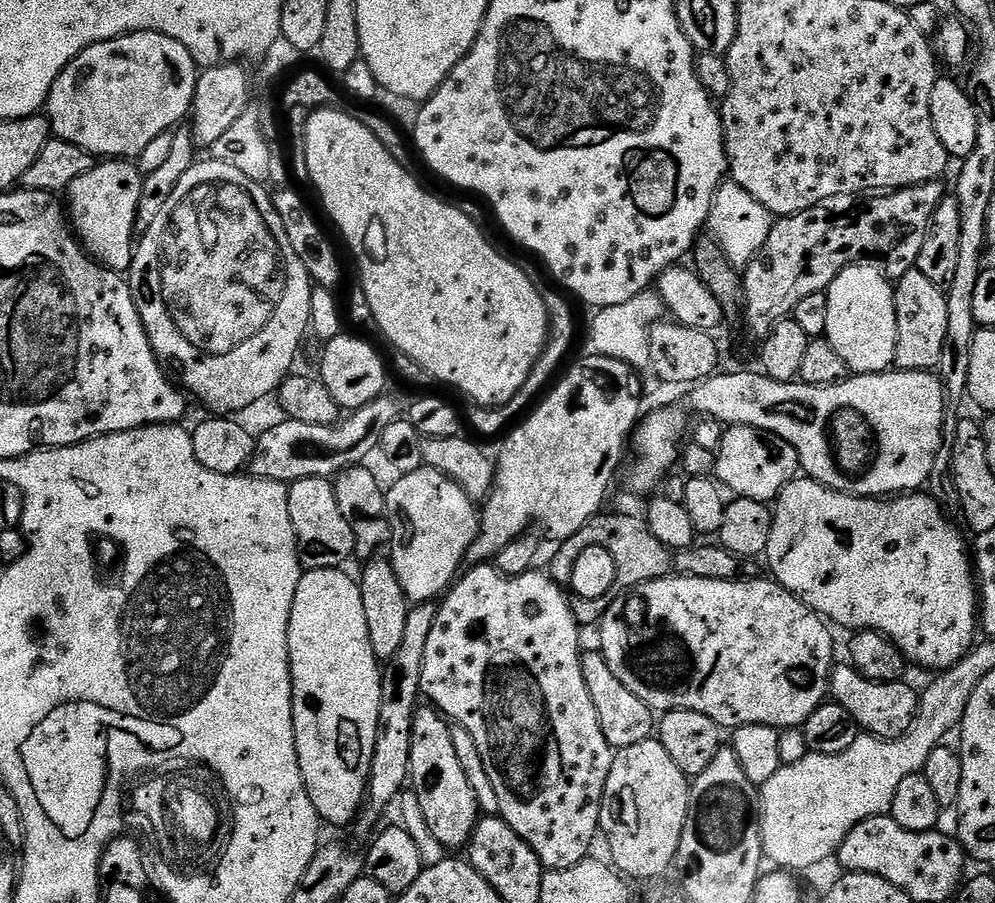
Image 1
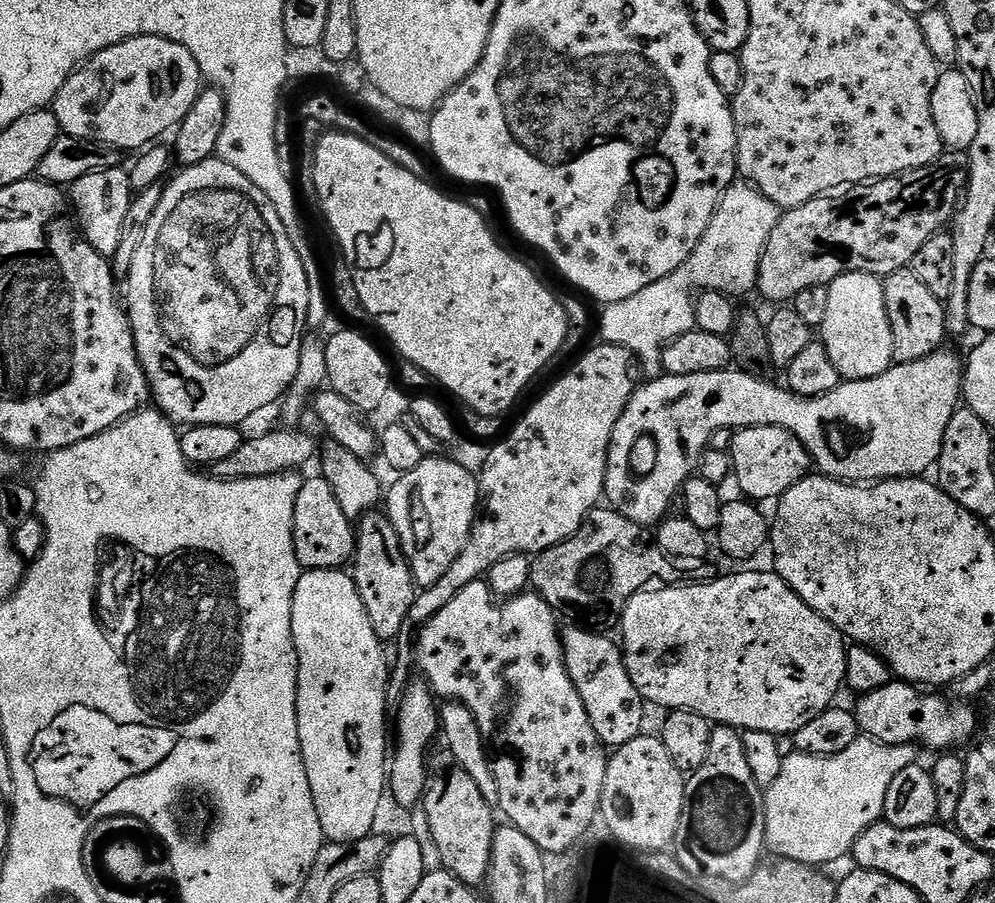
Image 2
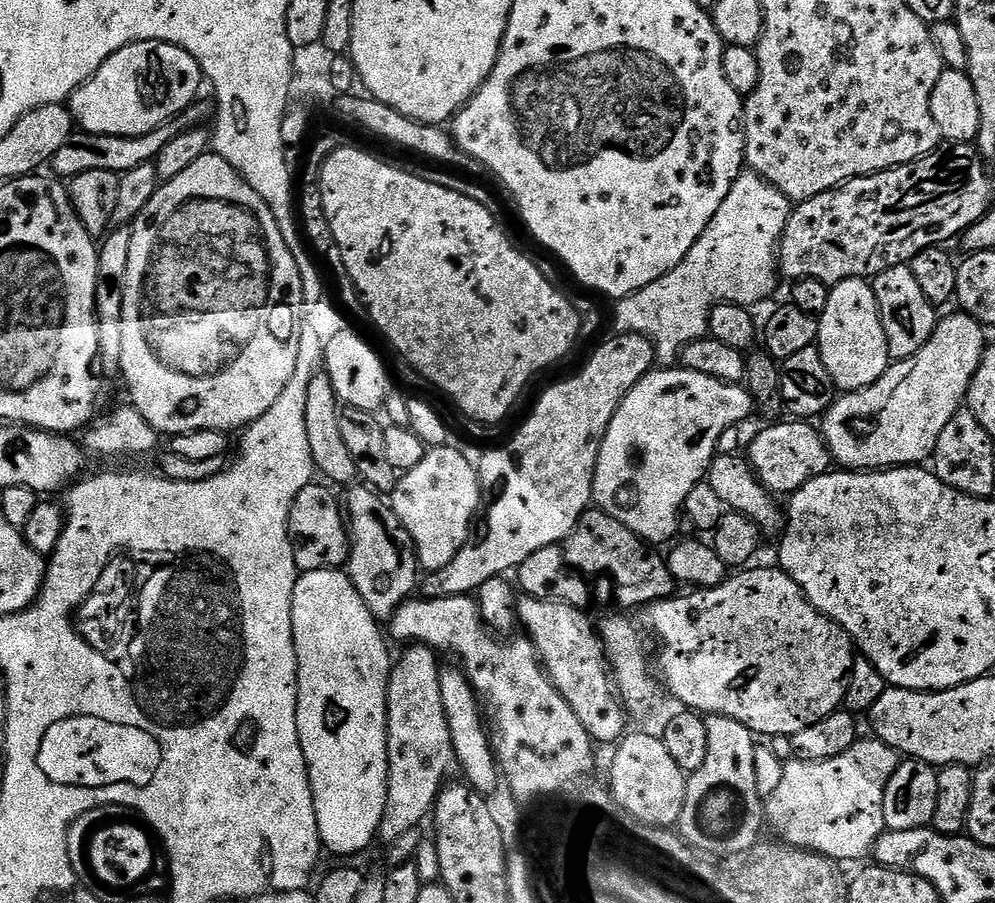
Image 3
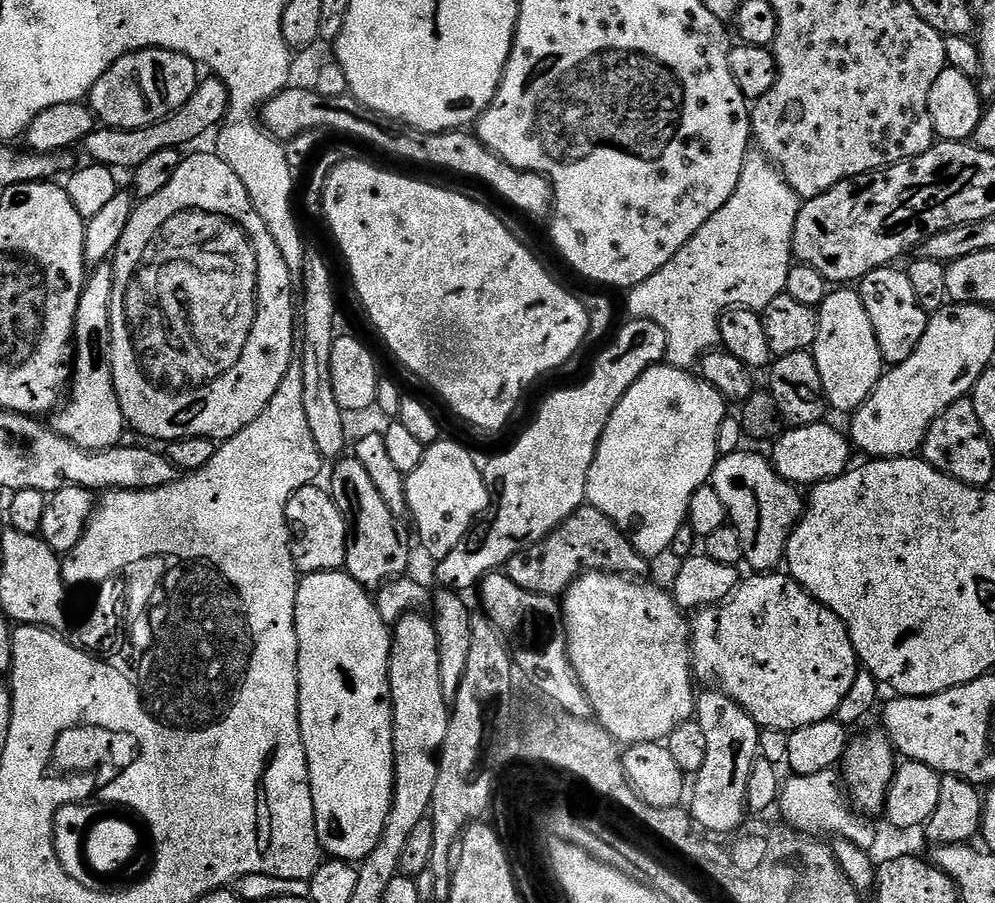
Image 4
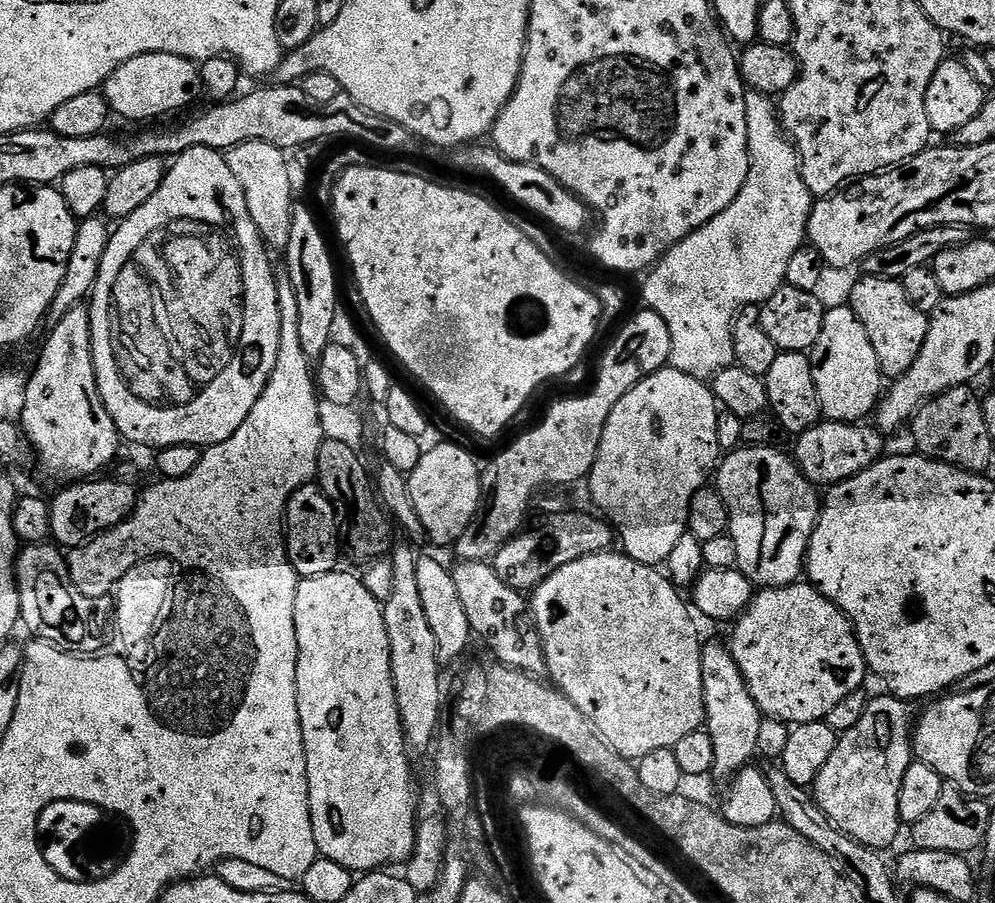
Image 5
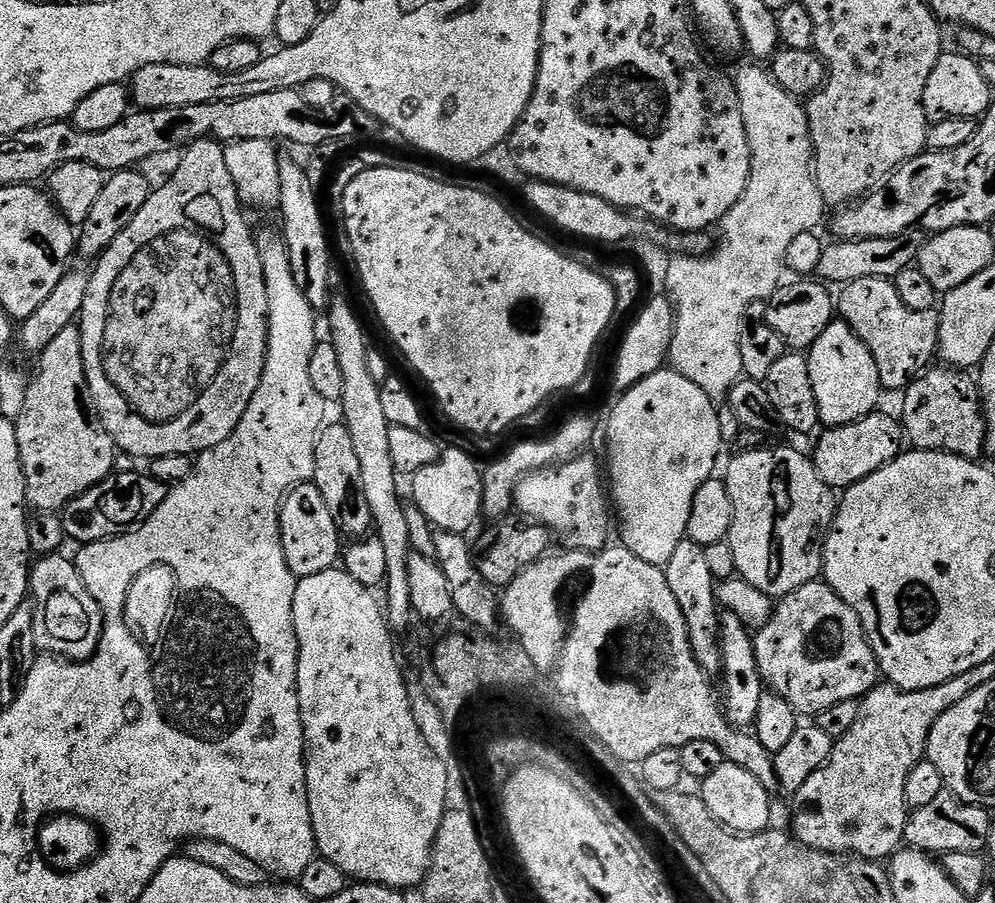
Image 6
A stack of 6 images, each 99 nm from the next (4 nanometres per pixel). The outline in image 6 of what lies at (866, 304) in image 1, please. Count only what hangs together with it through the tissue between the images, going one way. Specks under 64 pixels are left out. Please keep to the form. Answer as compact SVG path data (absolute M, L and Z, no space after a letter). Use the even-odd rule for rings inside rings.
M833 319L832 324L822 330L818 342L807 349L806 355L821 425L828 428L846 426L877 411L879 404L876 403L882 397L882 389L874 354L870 354L866 342L862 342L862 338L858 338L858 334L854 334L843 320Z

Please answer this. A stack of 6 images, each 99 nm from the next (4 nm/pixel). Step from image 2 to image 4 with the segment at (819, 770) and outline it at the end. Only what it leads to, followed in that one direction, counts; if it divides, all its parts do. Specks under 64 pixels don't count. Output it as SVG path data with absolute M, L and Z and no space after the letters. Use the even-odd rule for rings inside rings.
M835 771L805 776L789 775L783 781L778 801L783 823L795 828L801 834L811 834L816 838L839 838L848 840L854 846L872 850L876 844L876 832L863 815L857 814L850 807L846 793ZM868 823L868 824L867 824Z

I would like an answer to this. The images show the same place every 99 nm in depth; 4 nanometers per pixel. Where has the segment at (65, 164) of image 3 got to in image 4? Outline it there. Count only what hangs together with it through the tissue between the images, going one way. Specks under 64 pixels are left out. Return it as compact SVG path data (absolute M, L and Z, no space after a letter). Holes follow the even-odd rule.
M205 75L197 83L194 94L178 110L174 110L165 120L160 120L157 124L142 126L141 128L110 128L98 126L87 138L84 139L82 151L88 155L87 159L94 164L101 164L113 170L128 168L134 170L142 166L142 162L154 158L154 154L159 154L161 150L178 148L187 149L187 144L192 144L195 140L203 138L207 132L215 133L220 125L225 123L228 115L228 103L230 94L226 86L217 76Z

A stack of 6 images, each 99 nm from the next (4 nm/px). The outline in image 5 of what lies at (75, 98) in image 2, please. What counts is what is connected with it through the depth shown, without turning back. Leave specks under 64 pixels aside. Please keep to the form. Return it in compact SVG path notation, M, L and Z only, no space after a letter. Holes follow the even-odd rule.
M147 52L120 64L102 85L109 109L128 120L156 120L195 102L202 96L200 69L195 63L174 54Z

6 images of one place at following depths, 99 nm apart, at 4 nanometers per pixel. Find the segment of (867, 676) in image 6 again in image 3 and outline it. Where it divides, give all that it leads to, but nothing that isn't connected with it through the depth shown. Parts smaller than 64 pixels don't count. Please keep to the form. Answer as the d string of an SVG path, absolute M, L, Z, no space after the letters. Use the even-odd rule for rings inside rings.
M779 567L756 568L737 571L729 575L718 586L701 588L689 591L689 596L677 594L668 600L657 600L656 603L647 605L648 624L656 631L660 639L660 653L655 653L654 664L664 671L664 684L668 692L685 709L709 716L725 716L734 718L734 722L742 722L749 730L760 738L771 738L776 735L793 736L798 730L806 730L806 726L814 726L814 722L822 722L844 703L844 691L848 685L848 675L852 669L854 659L854 645L843 628L839 628L828 616L823 616L817 608L804 596L803 590L796 585Z

